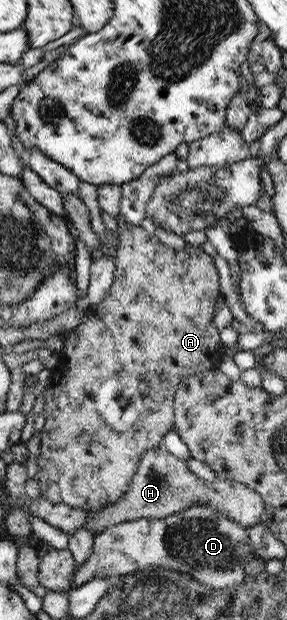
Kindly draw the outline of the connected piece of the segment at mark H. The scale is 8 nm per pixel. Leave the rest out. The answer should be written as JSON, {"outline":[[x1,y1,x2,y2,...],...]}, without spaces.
{"outline":[[158,447,145,451,142,455,137,473,132,478,126,494,118,502,94,512,92,517,88,517,88,521,84,523,82,529,88,529,97,535,120,522,140,518,164,519,168,515,174,515,190,505,198,505,198,503,210,505,212,509,226,515,228,519,234,519,244,528,255,527,265,510,262,496,247,485,224,478,217,478,212,482,200,479,198,475,188,469,188,463,178,459,168,450]]}

